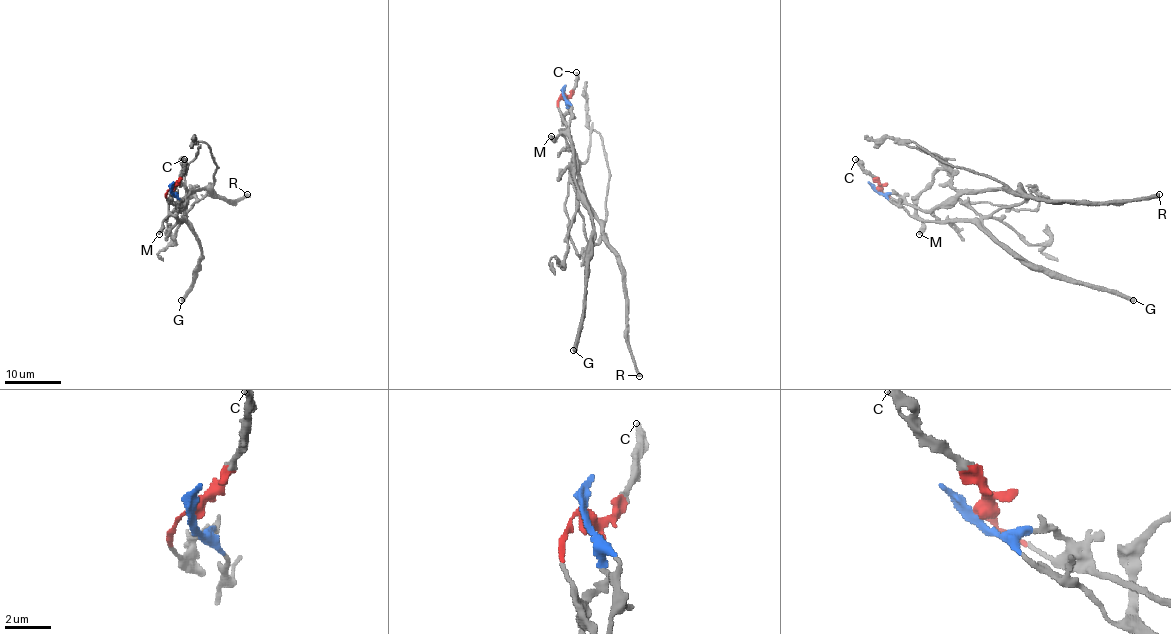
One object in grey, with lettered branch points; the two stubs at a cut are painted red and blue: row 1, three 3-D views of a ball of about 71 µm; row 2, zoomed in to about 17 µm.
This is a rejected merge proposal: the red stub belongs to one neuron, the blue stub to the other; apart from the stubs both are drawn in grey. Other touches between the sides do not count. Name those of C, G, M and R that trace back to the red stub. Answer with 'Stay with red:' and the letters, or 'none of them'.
Stay with red: C, R

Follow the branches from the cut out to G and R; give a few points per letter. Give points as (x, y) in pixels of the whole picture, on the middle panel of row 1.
G: (563, 94), (571, 107), (569, 135), (577, 194), (588, 211), (592, 225), (583, 320), (573, 351)
R: (563, 94), (559, 99), (559, 107), (576, 154), (581, 192), (622, 275), (626, 344), (639, 376)

